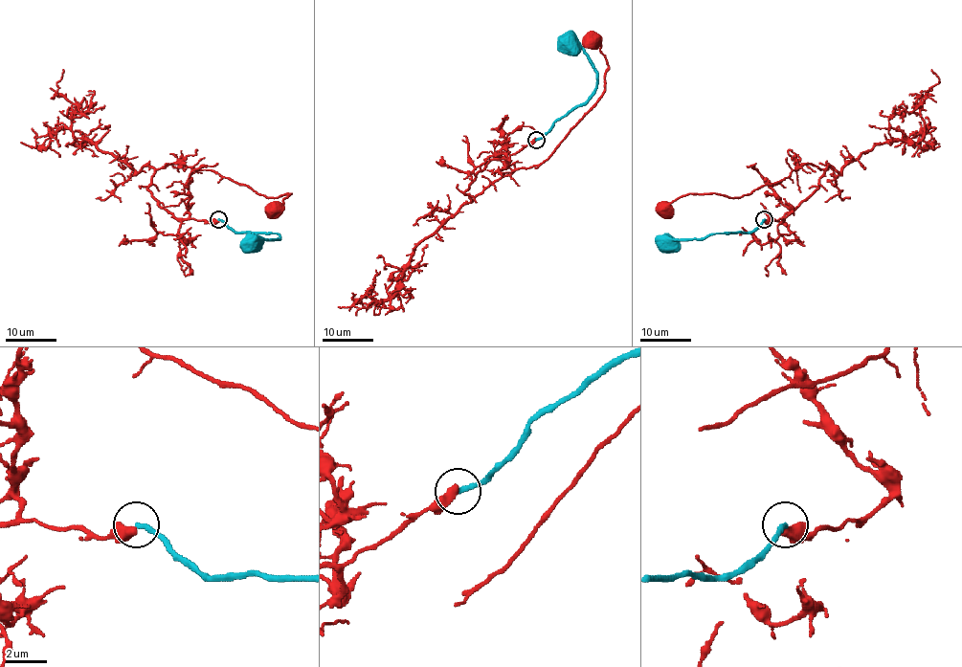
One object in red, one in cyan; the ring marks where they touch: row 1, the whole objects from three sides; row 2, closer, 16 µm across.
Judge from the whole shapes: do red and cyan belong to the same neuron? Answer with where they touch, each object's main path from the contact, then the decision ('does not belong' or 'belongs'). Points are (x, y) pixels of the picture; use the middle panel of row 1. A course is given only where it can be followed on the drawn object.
place (536, 140); course red (535, 140), (495, 158), (465, 192), (473, 200), (516, 169), (542, 165), (594, 104), (608, 65), (592, 40); course cyan (535, 140), (581, 105), (596, 85), (596, 70), (589, 55), (581, 48), (569, 46); does not belong

